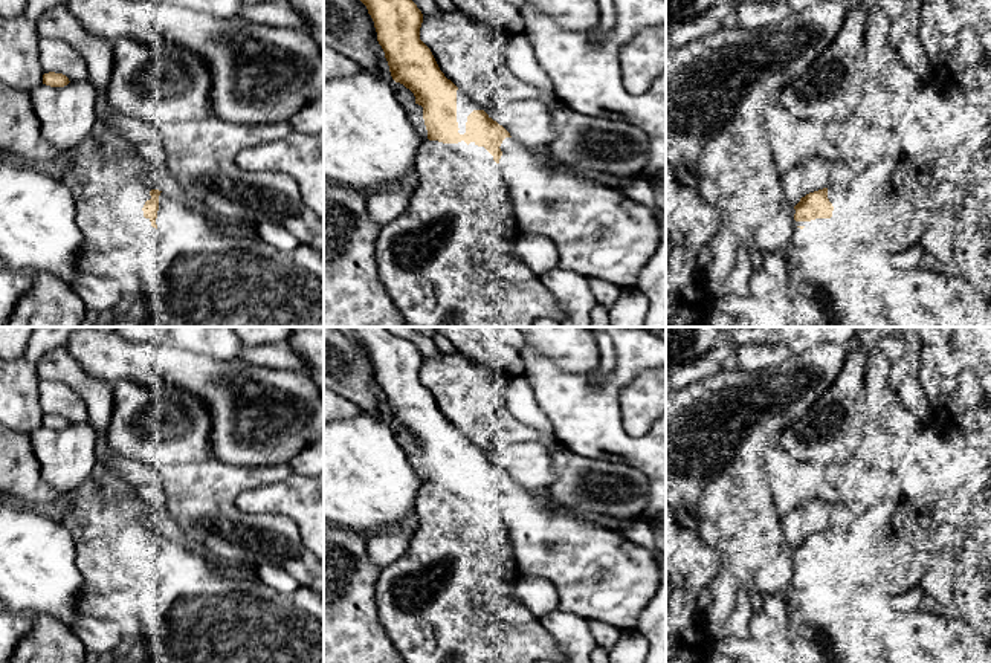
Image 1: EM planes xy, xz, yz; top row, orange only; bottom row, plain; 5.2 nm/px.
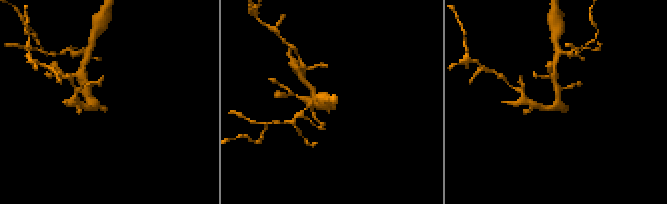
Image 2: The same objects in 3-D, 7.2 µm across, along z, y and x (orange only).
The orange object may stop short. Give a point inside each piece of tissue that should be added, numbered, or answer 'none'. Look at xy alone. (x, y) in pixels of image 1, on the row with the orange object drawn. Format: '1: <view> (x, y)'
1: xy (213, 280)

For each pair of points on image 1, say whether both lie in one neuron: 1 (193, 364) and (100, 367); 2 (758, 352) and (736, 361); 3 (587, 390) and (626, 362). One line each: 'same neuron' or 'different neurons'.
1: same neuron
2: same neuron
3: same neuron

